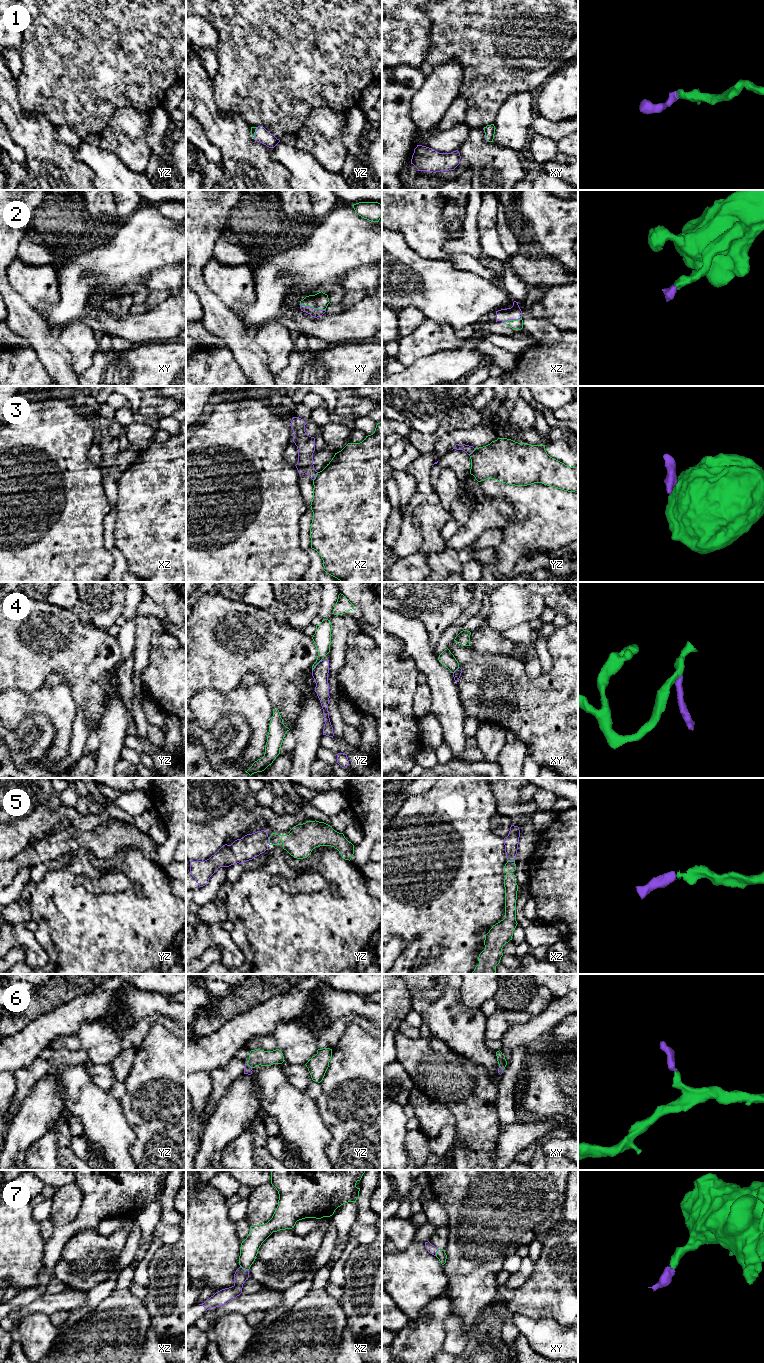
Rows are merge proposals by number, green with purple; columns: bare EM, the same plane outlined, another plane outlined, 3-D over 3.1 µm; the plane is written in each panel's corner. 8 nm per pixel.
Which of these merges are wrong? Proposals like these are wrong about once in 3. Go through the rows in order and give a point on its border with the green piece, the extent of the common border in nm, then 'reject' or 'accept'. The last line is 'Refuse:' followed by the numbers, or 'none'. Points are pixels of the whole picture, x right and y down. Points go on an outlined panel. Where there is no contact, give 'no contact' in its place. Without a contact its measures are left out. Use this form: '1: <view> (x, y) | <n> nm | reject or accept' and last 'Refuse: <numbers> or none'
1: yz (254, 133) | 100 nm | accept
2: xy (313, 307) | 220 nm | accept
3: xz (316, 476) | 80 nm | reject
4: yz (316, 664) | 120 nm | reject
5: yz (269, 841) | 70 nm | accept
6: yz (249, 1065) | 60 nm | accept
7: xz (244, 1269) | 80 nm | accept
Refuse: 3, 4

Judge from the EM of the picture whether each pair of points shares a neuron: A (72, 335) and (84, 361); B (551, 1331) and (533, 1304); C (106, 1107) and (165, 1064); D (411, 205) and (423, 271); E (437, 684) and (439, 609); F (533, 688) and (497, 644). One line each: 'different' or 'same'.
A: same
B: different
C: different
D: different
E: different
F: different

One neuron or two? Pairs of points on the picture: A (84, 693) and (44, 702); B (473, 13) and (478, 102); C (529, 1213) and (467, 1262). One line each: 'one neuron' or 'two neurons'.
A: two neurons
B: one neuron
C: one neuron

